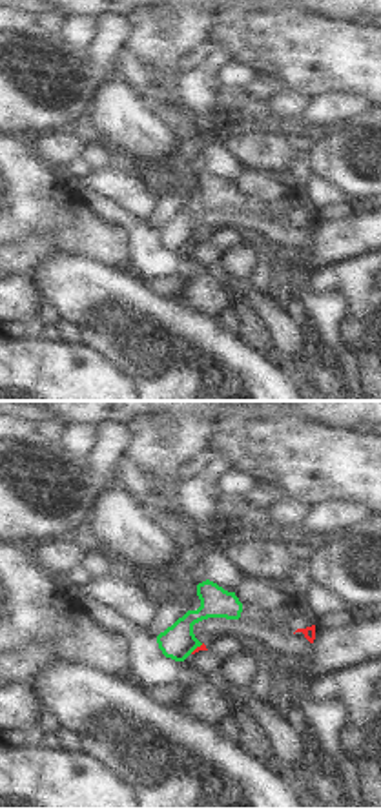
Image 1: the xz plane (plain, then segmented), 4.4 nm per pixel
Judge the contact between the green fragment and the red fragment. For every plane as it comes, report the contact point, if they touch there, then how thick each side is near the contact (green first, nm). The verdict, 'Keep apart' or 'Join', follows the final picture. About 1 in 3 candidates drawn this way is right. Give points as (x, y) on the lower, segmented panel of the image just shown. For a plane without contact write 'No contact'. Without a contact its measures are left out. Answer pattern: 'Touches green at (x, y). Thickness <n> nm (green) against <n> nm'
Touches green at (195, 647). Thickness 160 nm (green) against 30 nm

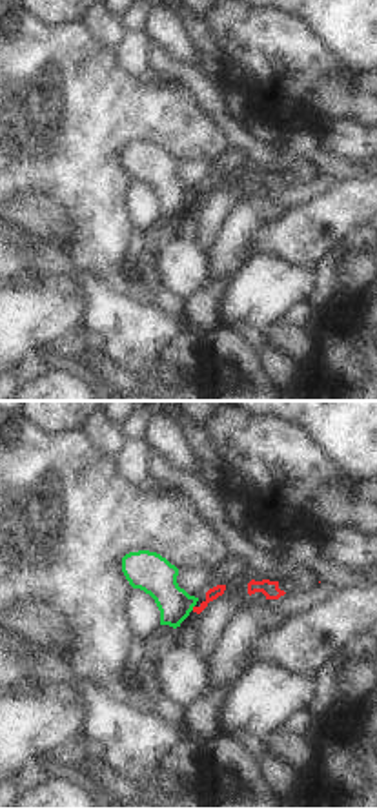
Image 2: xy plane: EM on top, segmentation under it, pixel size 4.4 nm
Touches green at (193, 605). Thickness 170 nm (green) against 50 nm

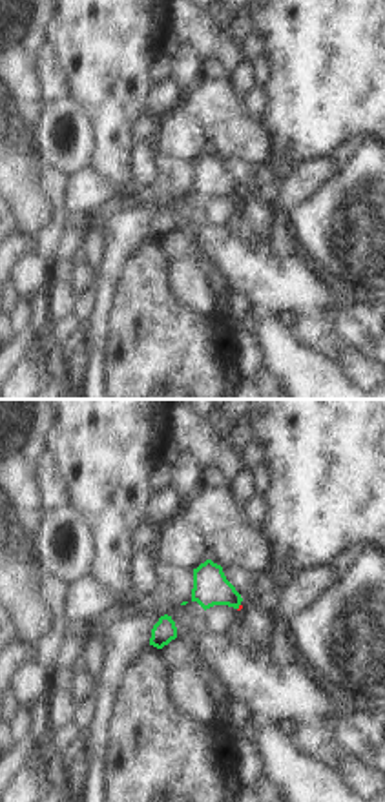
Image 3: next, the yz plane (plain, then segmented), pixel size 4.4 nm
Touches green at (238, 607). Thickness 160 nm (green) against 20 nm

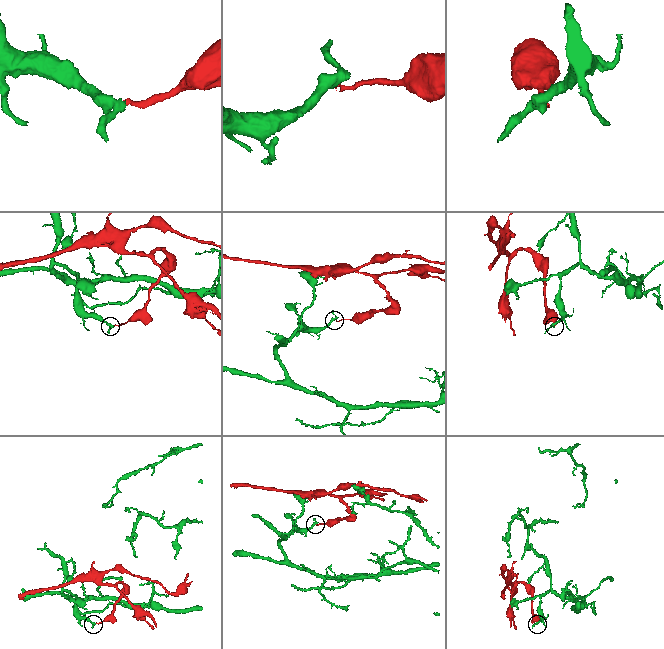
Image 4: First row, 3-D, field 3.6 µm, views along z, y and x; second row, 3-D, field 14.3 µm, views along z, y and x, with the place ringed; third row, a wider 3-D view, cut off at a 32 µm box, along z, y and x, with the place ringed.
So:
Keep apart

